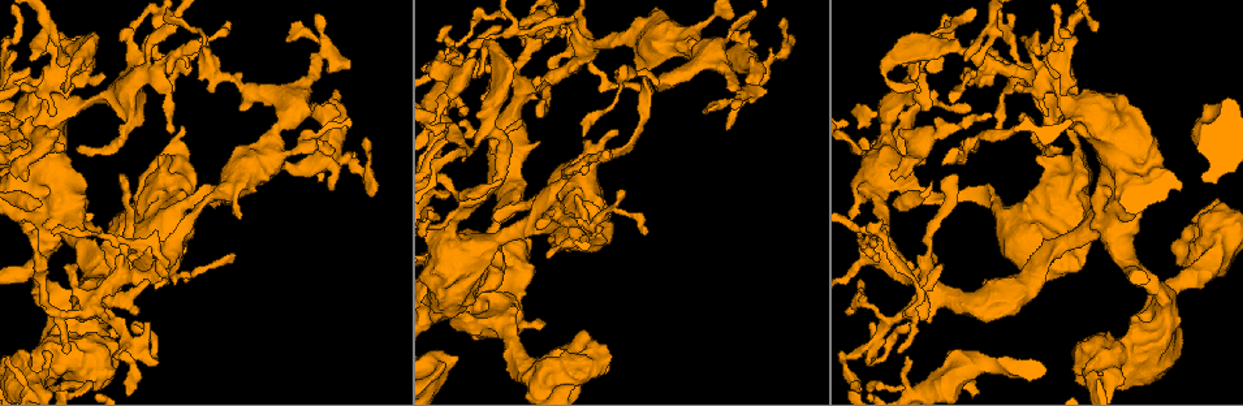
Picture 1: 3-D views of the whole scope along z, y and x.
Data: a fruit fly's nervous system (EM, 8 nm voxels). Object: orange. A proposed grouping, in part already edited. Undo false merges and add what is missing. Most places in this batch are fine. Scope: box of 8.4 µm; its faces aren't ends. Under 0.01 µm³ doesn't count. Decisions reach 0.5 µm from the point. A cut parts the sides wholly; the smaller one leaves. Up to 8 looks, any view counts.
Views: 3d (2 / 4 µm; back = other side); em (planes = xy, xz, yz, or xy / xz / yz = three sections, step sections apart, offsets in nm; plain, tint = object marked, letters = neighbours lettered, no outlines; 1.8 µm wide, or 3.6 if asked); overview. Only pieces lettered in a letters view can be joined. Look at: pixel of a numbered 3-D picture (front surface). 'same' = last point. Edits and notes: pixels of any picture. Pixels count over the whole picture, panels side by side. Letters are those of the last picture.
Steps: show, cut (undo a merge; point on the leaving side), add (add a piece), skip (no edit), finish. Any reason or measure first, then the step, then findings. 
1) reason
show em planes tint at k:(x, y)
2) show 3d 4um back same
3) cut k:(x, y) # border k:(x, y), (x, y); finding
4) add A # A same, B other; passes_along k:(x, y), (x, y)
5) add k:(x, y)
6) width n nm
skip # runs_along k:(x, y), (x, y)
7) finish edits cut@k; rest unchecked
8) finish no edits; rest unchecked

sharp bend
show em xy step 8 tint at 1:(972, 138)

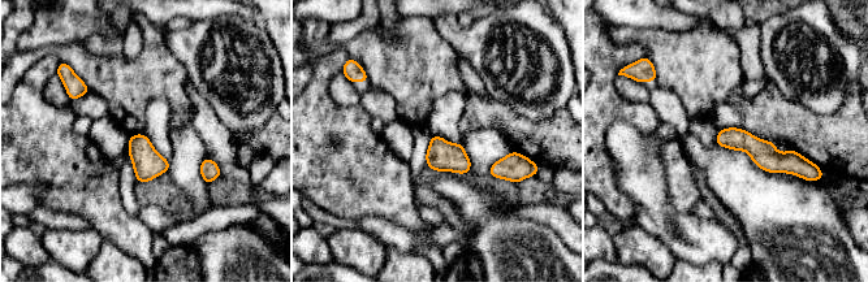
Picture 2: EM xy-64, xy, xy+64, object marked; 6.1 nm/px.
show em xz step 4 letters same

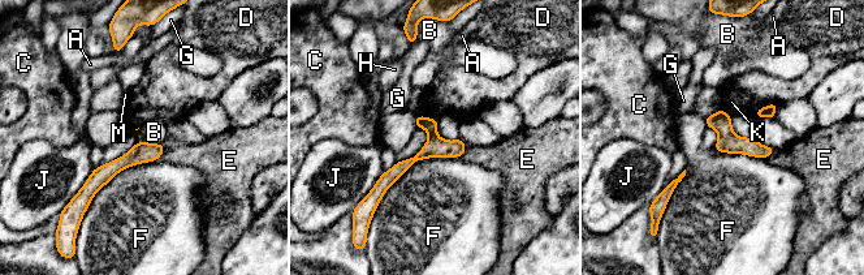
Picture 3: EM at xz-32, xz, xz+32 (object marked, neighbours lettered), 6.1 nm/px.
longest_contact F 600 nm
skip # A other, B other, C other, D other, E other, F other, G other, H other, J other, K other, M other; border 3:(437, 120), (439, 136), (458, 138); continuous, no second neuron

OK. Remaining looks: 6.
show em planes letters at 1:(456, 356)

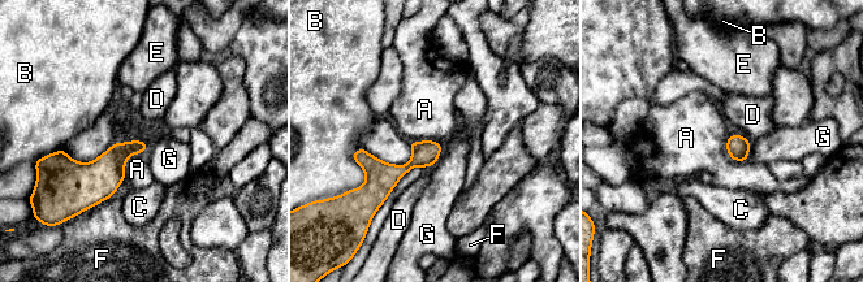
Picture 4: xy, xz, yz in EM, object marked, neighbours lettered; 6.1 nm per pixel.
skip # A other, B other, C other, D other, E other, F other, G other; no lettered piece goes on from it

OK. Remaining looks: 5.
arms part here
show 3d 2um back at 1:(565, 217)

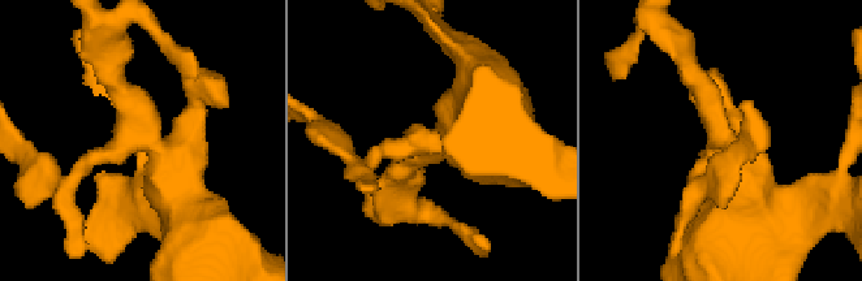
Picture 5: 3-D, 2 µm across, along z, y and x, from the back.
show em planes letters at 5:(144, 139)

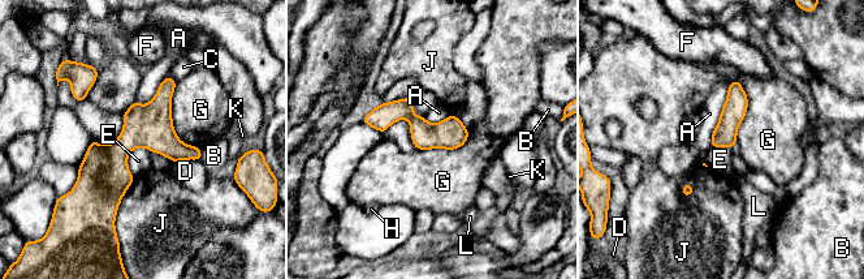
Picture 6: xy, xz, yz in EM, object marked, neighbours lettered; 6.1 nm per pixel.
width 140 nm
skip # A other, B other, C other, D other, E other, F other, G other, H other, J other, K other, L other; border 6:(143, 146), (128, 157), (133, 177); one neuron here

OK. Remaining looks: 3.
thin neck
show 3d 4um back at 1:(449, 237)

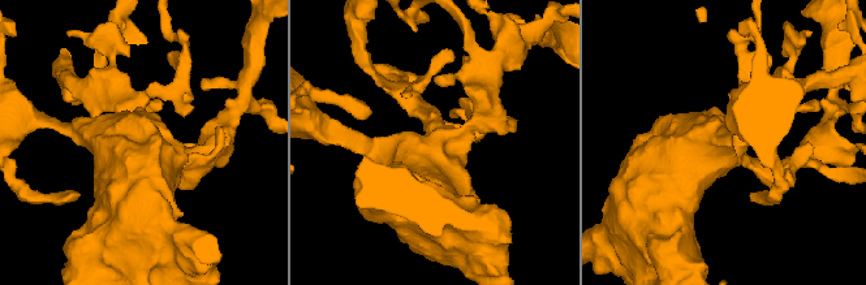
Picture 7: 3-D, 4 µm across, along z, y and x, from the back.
need the tissue
show em 3.6um planes letters at 7:(434, 143)

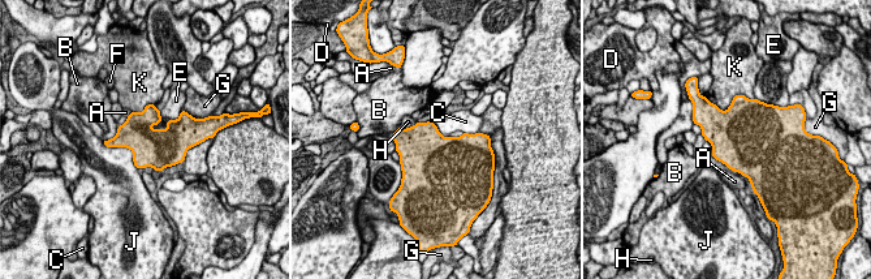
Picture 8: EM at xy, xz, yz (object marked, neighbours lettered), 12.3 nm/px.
longest_contact J 550 nm
skip # A other, B other, C other, D other, E other, F other, G other, H other, J other, K other; border 8:(180, 115), (176, 119), (168, 120); all the same neuron

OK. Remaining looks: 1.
finish no edits; rest unchecked

